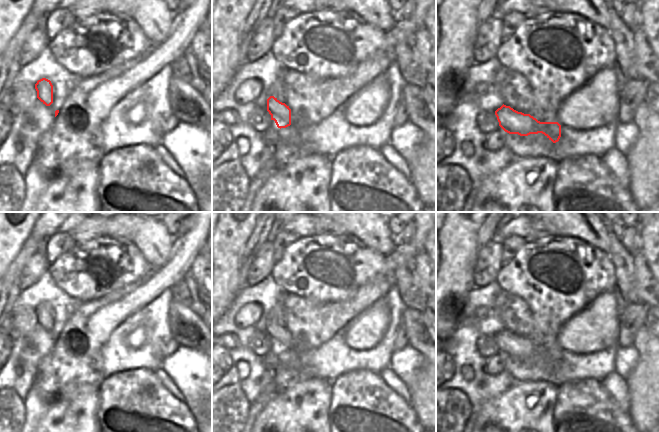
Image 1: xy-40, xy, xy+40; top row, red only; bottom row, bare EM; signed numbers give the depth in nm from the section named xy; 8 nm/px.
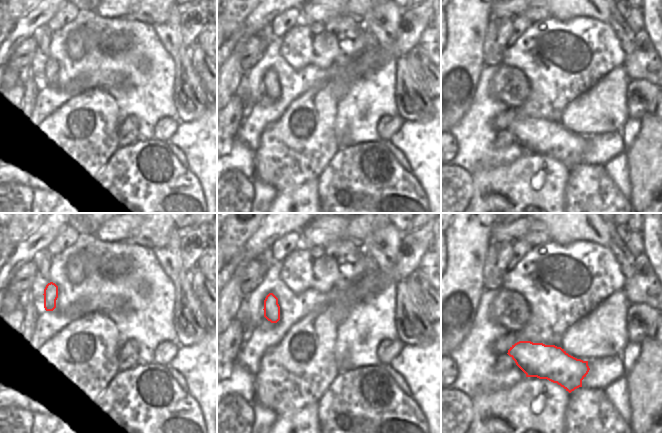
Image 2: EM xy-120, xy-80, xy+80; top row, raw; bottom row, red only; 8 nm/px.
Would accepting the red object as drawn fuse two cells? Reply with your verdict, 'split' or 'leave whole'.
leave whole

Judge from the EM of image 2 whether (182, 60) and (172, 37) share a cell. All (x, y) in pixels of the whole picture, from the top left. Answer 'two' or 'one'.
one

